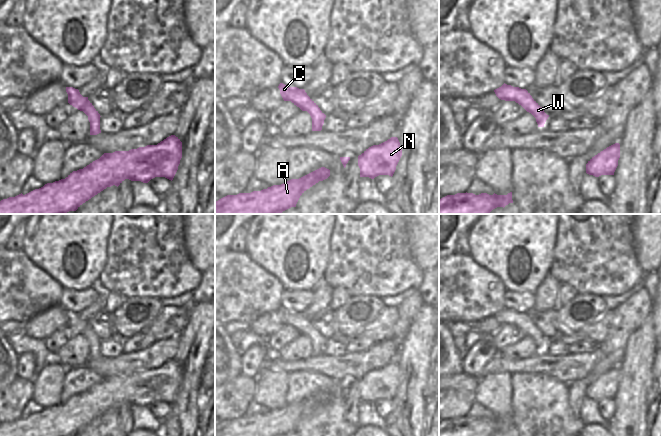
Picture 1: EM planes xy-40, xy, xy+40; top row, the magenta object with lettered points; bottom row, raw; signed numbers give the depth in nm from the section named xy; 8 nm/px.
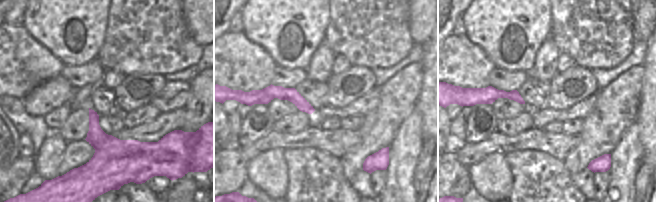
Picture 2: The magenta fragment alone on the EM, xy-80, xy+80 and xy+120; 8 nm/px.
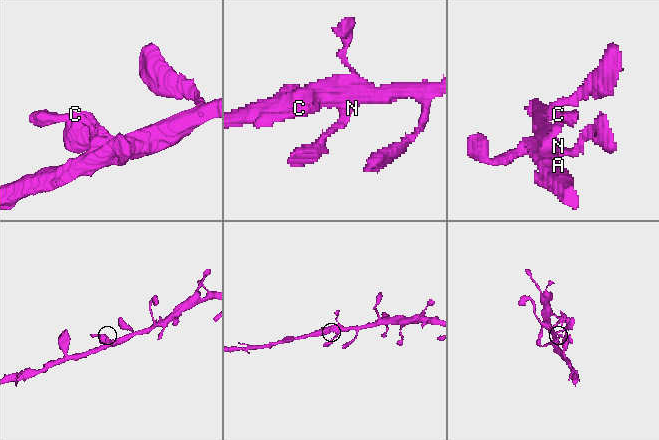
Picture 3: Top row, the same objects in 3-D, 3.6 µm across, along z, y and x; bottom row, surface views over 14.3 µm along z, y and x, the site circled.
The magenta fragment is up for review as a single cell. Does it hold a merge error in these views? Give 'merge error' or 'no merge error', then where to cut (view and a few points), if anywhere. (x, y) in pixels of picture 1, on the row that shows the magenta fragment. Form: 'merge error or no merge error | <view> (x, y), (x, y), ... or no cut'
no merge error | no cut

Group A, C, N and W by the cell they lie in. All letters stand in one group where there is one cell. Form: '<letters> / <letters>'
A C N W

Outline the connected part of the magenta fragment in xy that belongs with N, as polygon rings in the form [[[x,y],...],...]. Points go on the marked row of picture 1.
[[[397,137],[373,145],[358,156],[360,177],[374,179],[379,175],[393,176],[402,156],[402,148]]]

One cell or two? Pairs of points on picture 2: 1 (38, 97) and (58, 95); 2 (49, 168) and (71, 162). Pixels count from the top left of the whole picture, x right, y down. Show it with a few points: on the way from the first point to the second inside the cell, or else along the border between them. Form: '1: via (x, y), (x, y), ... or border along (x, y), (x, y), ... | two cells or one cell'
1: via (43, 97), (53, 95) | one cell
2: border along (68, 143), (57, 171), (58, 175) | two cells

